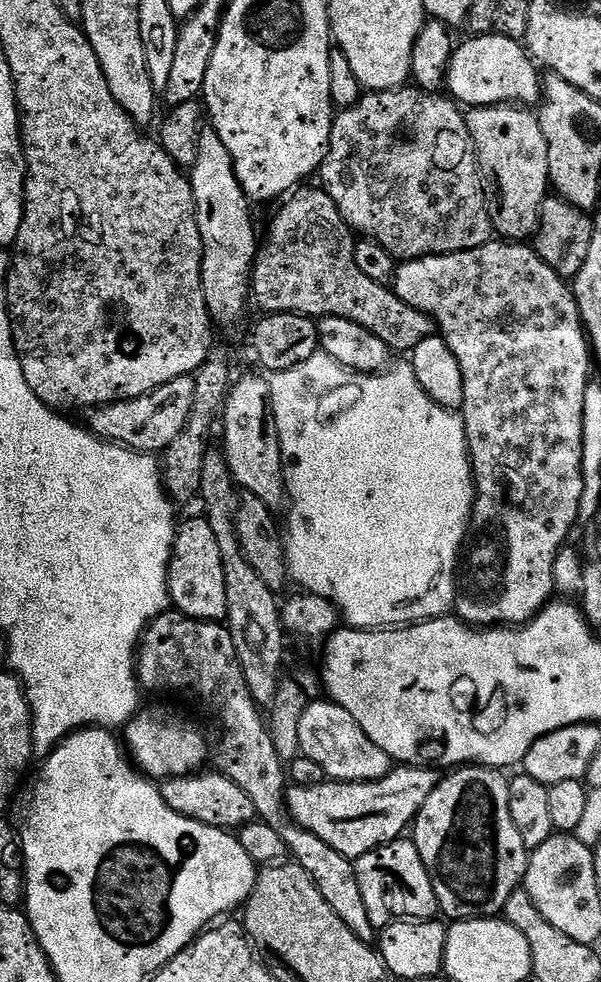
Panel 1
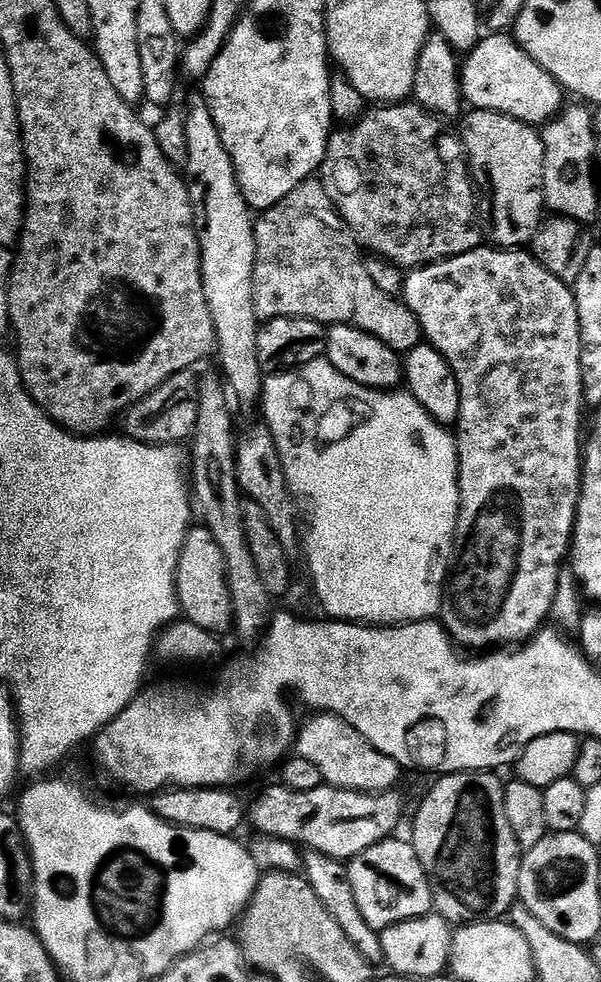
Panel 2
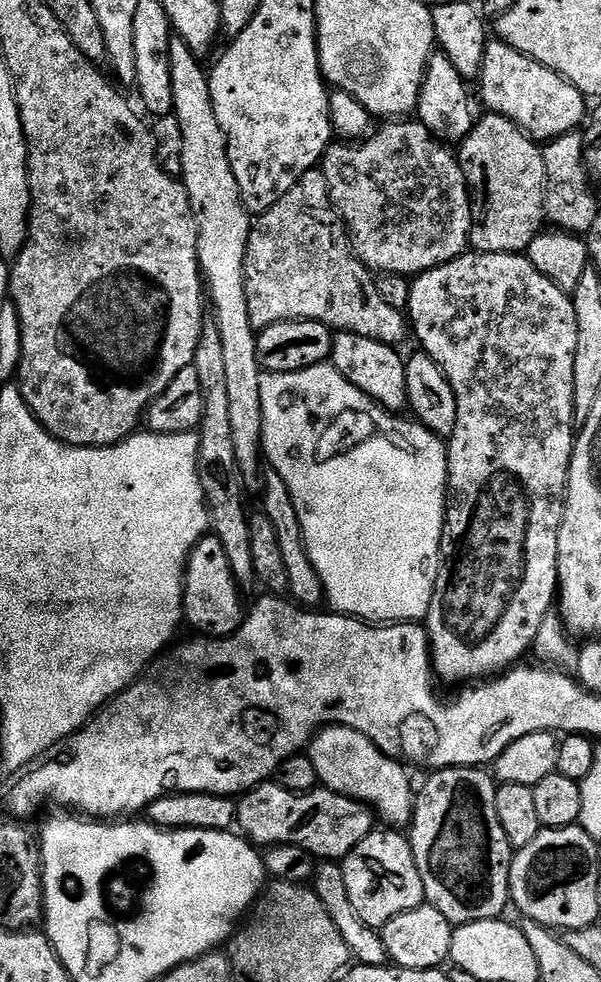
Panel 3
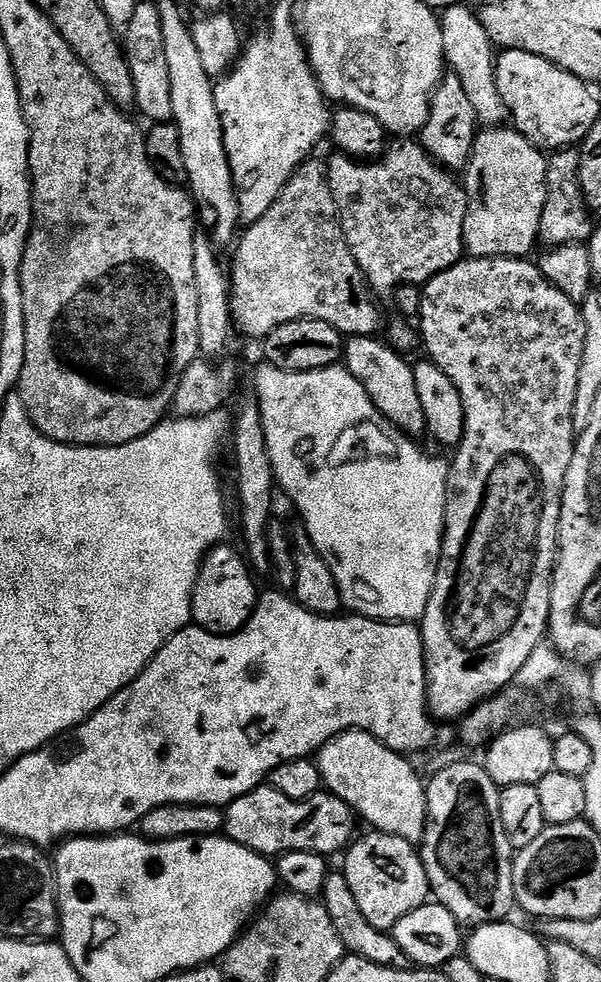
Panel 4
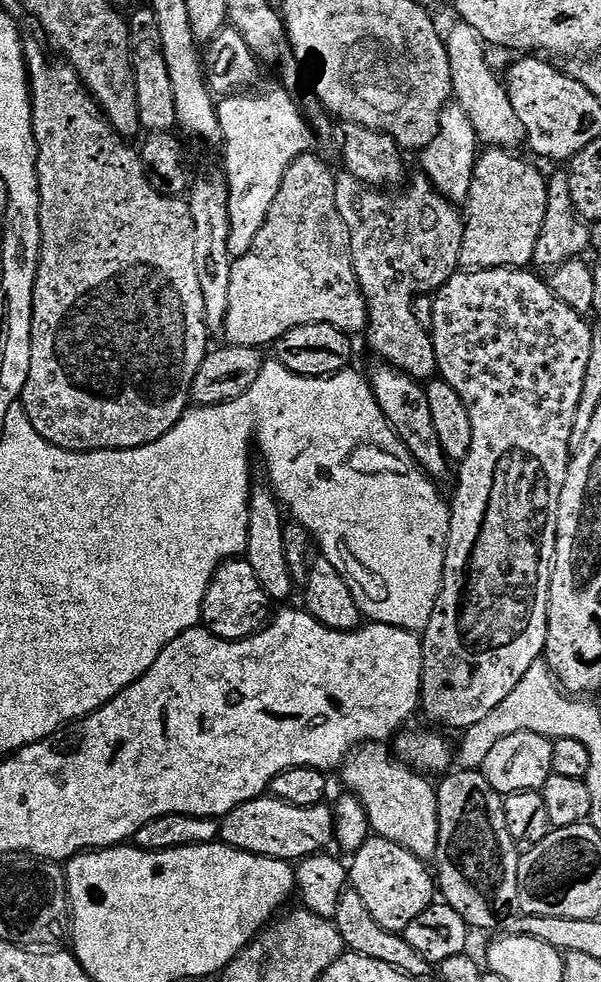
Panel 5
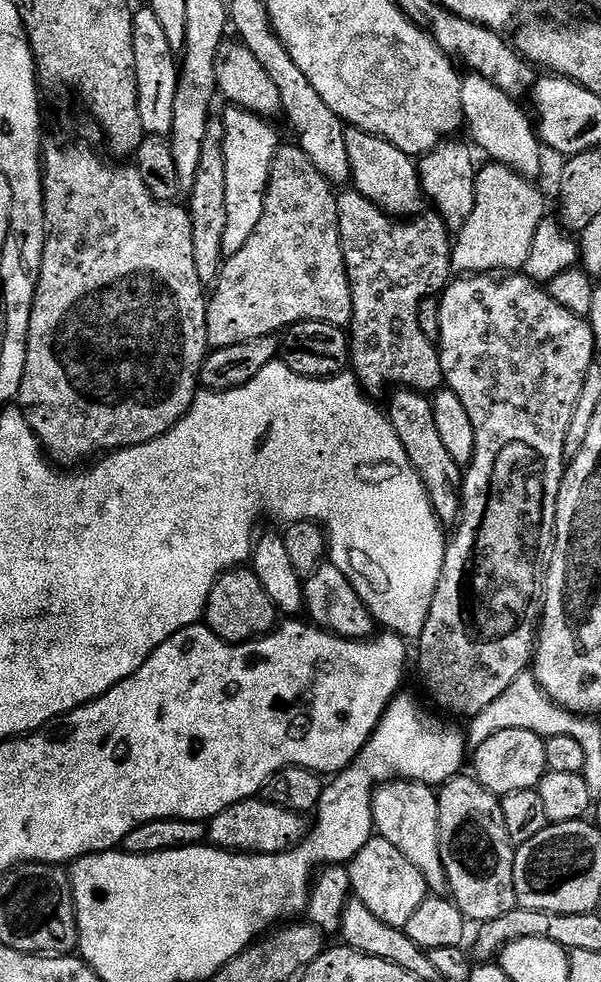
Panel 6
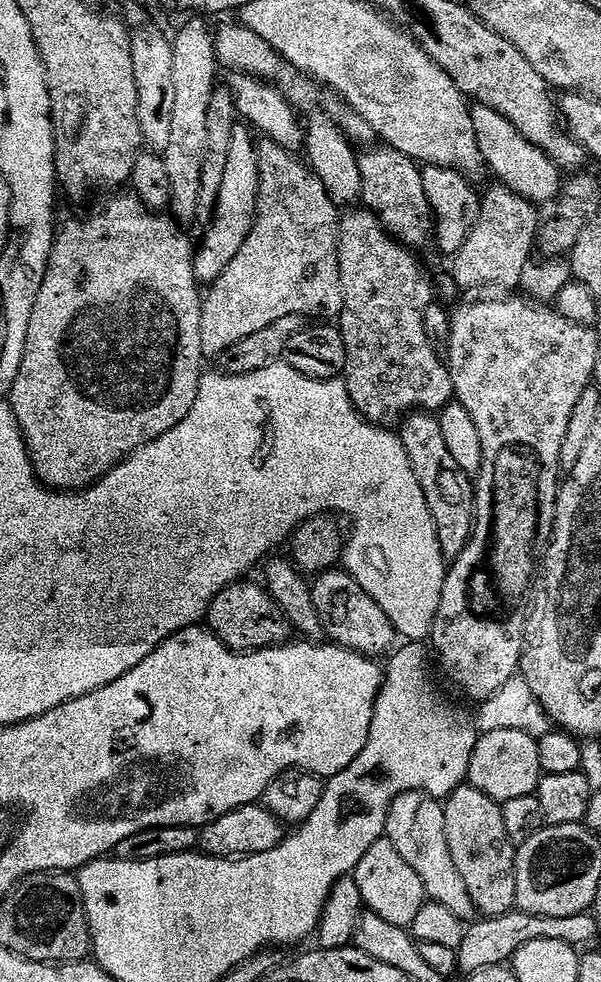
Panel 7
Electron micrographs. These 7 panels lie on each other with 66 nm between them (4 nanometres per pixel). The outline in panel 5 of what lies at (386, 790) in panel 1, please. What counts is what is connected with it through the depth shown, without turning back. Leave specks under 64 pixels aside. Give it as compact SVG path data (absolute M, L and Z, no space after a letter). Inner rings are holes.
M265 794L263 796L255 796L253 800L247 800L246 802L242 802L238 805L234 810L230 810L226 813L225 816L220 820L220 835L219 839L223 841L223 843L229 844L231 848L237 848L238 850L242 850L243 852L249 852L250 854L254 854L255 856L269 856L272 860L286 860L289 862L299 862L304 859L305 856L314 856L325 851L324 848L328 843L333 843L334 833L336 831L336 818L331 807L327 808L327 803L321 802L319 804L315 804L313 808L310 806L290 806L286 802L282 802L276 796L271 794Z

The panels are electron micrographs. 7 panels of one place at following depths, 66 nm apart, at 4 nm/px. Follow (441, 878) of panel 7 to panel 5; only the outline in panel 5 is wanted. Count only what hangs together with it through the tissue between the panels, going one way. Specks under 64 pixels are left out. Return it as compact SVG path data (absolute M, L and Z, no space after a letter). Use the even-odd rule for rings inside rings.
M364 742L343 757L345 789L359 799L375 835L408 848L418 857L431 857L438 838L436 788L423 780L415 767L407 768L384 748L387 747L380 742Z

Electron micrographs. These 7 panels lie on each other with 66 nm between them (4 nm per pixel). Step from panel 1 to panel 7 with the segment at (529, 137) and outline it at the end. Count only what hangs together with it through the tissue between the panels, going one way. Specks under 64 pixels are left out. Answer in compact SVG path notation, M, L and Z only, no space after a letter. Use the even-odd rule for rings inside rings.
M499 182L493 185L488 193L483 193L474 230L470 230L462 250L450 260L450 277L460 290L484 288L487 284L508 288L504 290L515 289L522 278L522 270L534 256L536 234L542 223L542 216L536 213L539 212L537 205Z

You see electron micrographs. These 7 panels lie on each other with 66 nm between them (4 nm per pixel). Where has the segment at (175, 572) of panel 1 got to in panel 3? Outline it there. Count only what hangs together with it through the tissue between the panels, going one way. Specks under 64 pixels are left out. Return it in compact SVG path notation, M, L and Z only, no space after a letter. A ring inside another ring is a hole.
M215 534L205 535L194 546L192 555L188 557L188 570L184 573L184 620L192 628L197 628L204 638L227 638L235 636L240 625L246 619L246 606L240 601L241 585L236 583L230 562L225 558L222 542Z

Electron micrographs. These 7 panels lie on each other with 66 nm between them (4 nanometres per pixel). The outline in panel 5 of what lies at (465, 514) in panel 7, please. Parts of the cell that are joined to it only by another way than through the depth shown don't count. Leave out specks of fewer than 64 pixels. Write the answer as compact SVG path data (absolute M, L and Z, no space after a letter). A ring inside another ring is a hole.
M377 363L377 368L370 375L372 393L386 418L386 422L392 424L392 429L398 434L398 438L410 450L410 454L416 459L417 464L424 469L429 477L437 478L450 467L450 461L442 450L442 442L438 442L438 430L434 430L434 422L430 415L430 402L426 402L425 385L419 379L400 371L389 363Z

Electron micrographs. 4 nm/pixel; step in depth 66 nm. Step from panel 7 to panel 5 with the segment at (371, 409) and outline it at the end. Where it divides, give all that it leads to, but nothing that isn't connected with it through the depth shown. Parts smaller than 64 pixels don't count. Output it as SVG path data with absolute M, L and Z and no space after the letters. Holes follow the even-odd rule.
M344 170L336 176L336 205L338 214L342 214L342 228L346 233L348 250L352 254L352 265L358 274L364 301L368 304L366 337L369 346L380 355L381 361L416 379L424 380L436 372L436 355L431 335L416 320L414 298L441 288L461 267L464 217L461 209L453 201L447 200L427 176L417 174L406 184L399 190L379 192L376 189L379 187L369 186Z

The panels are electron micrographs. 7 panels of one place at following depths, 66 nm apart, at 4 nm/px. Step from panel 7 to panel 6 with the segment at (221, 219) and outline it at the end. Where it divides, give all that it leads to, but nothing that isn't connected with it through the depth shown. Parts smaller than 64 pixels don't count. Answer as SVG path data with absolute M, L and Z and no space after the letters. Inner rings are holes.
M235 106L225 107L222 119L225 126L225 160L226 160L226 230L222 233L222 250L225 257L238 254L250 234L258 227L262 218L264 199L268 193L270 170L276 152L282 147L280 136L271 128L269 121Z

